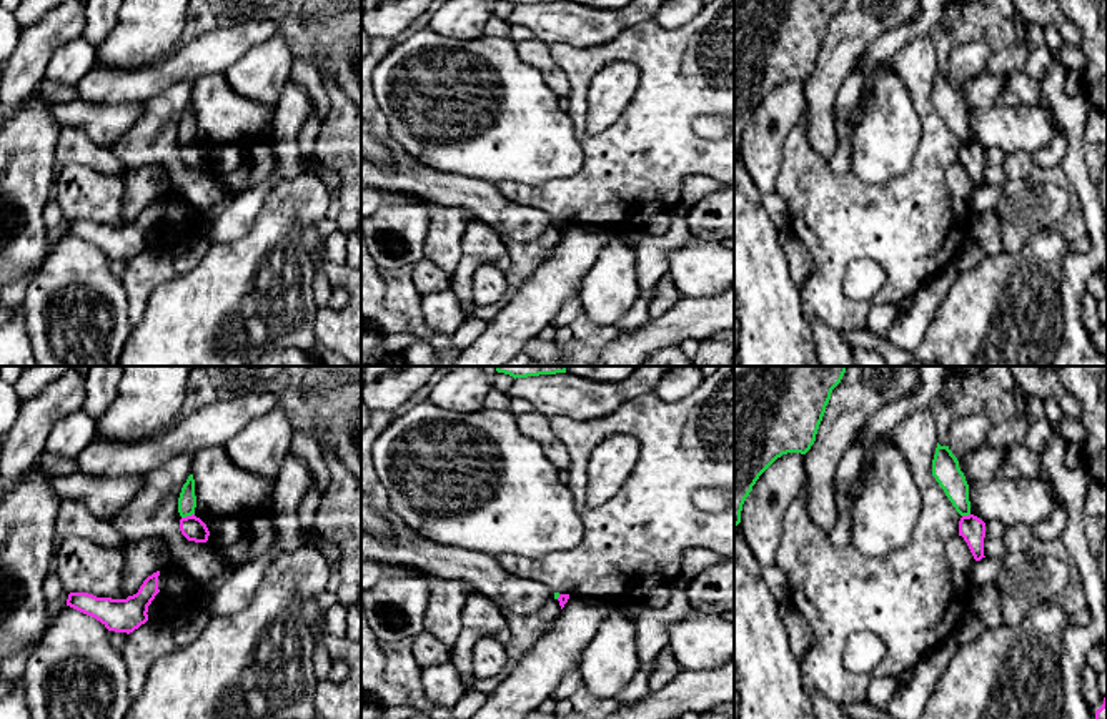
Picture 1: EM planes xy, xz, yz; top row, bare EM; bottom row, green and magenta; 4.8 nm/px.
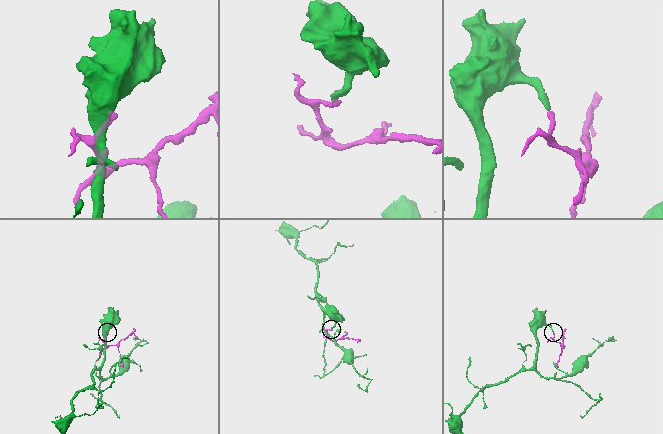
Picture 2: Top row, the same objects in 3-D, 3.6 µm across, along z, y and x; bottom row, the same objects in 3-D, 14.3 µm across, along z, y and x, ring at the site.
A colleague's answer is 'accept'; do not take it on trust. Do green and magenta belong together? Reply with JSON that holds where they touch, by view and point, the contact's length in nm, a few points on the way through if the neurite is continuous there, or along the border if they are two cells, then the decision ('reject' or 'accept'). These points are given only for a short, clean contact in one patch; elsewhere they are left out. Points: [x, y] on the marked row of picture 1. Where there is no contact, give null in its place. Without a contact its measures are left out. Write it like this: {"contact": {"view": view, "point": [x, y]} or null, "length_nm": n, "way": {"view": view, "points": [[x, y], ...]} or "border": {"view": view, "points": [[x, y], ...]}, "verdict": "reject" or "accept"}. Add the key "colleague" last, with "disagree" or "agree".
{"contact": {"view": "xy", "point": [187, 515]}, "length_nm": 70, "border": {"view": "xy", "points": [[193, 513], [182, 518]]}, "verdict": "reject", "colleague": "disagree"}

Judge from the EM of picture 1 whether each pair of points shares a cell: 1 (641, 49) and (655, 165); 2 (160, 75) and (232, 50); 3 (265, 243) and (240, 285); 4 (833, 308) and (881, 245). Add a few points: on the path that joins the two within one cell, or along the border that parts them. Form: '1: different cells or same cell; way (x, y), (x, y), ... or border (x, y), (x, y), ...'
1: same cell; way (655, 77), (655, 137)
2: same cell; way (178, 67), (213, 52)
3: same cell; way (260, 253), (248, 275)
4: same cell; way (833, 287), (833, 268), (859, 245)

